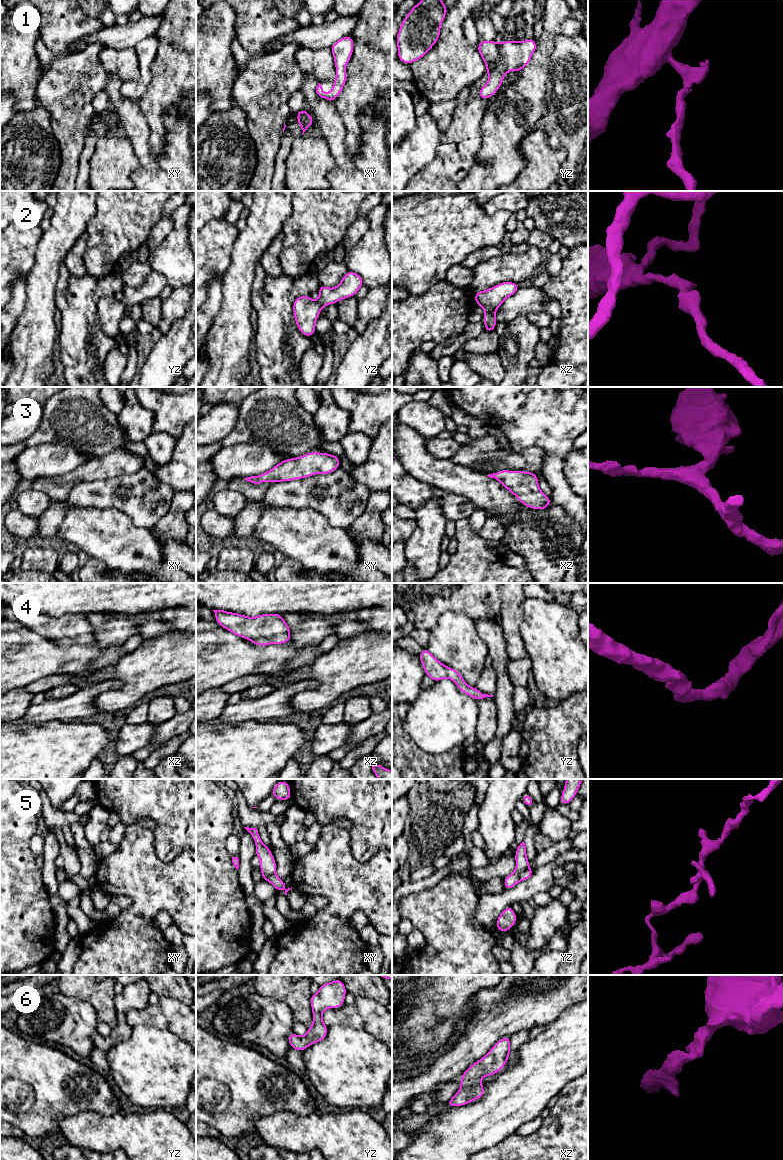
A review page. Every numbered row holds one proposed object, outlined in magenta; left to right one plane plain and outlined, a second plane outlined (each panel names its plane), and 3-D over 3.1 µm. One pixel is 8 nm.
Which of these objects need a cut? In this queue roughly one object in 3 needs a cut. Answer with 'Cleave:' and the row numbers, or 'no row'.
Cleave: 5

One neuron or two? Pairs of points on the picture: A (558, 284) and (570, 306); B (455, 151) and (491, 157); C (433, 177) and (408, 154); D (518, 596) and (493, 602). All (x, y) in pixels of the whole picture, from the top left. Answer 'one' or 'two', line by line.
A: one
B: two
C: two
D: two

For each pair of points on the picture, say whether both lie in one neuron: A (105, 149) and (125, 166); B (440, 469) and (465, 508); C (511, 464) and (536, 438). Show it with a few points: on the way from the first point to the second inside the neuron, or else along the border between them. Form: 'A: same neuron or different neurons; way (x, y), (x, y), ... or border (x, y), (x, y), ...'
A: same neuron; way (110, 154), (117, 161), (120, 161)
B: different neurons; border (434, 486), (464, 496), (475, 507)
C: different neurons; border (510, 447), (540, 447), (544, 461)

